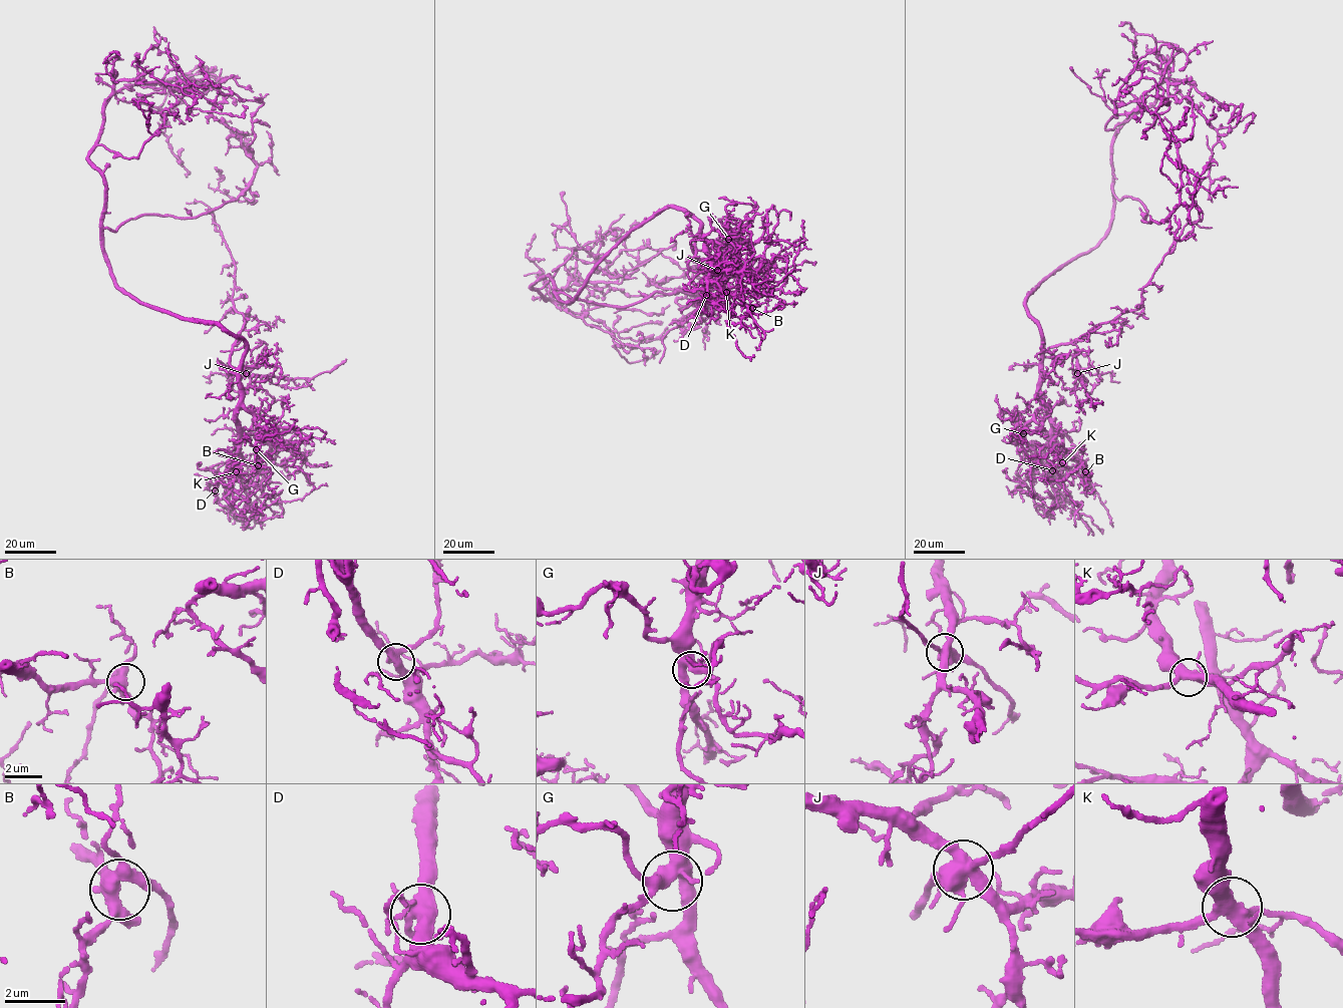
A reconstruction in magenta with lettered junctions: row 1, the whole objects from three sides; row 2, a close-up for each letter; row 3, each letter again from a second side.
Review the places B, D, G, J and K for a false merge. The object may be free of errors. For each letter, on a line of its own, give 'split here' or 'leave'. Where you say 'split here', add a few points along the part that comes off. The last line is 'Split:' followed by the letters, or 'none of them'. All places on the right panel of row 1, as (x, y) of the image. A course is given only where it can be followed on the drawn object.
B: leave
D: leave
G: leave
J: leave
K: leave
Split: none of them

